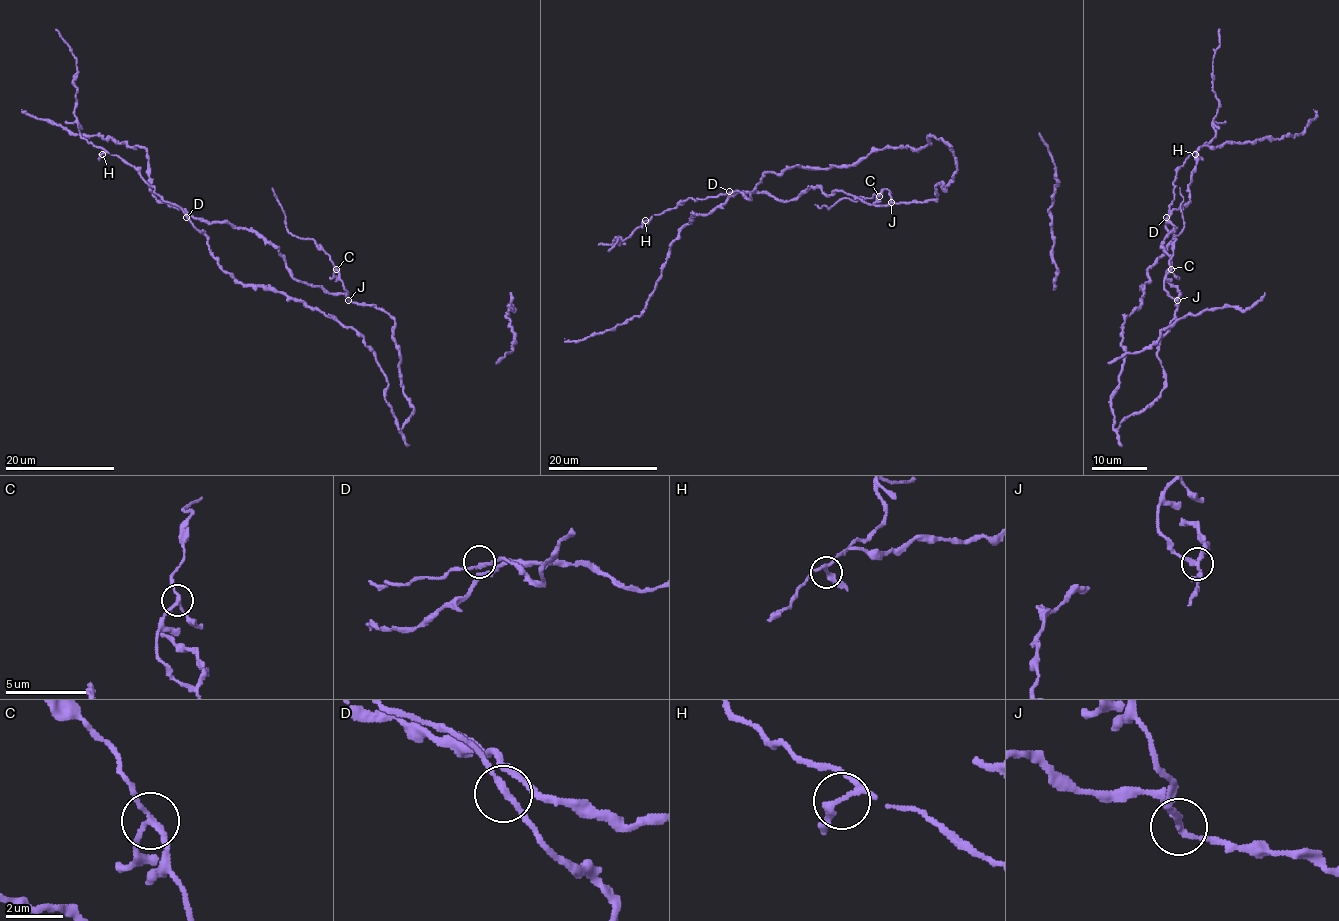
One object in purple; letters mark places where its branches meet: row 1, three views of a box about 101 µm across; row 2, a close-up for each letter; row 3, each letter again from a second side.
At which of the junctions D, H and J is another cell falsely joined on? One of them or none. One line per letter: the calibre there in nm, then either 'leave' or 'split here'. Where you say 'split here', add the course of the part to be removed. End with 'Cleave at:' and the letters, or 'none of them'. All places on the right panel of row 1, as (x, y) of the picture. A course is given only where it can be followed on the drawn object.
D: 170 nm | leave
H: 200 nm | leave
J: 200 nm | split here | (1177, 299), (1168, 294), (1164, 282), (1171, 269), (1173, 239), (1184, 225), (1179, 188)
Cleave at: J

